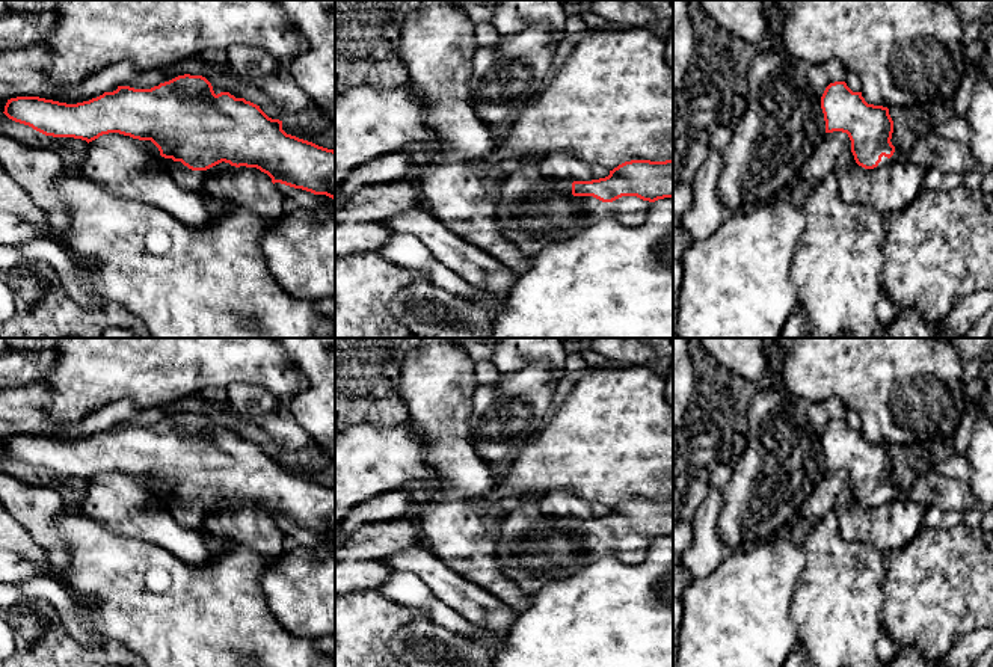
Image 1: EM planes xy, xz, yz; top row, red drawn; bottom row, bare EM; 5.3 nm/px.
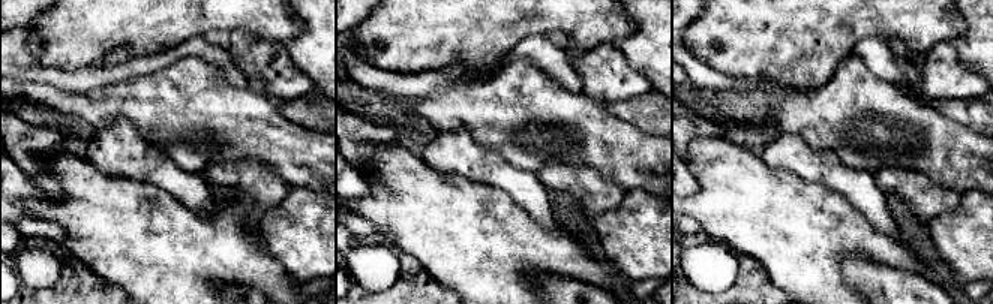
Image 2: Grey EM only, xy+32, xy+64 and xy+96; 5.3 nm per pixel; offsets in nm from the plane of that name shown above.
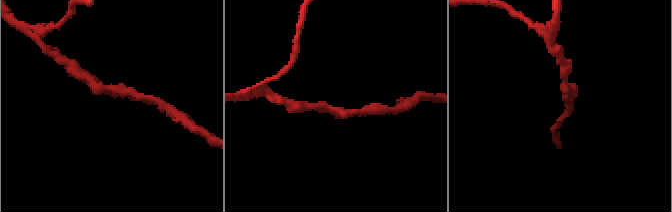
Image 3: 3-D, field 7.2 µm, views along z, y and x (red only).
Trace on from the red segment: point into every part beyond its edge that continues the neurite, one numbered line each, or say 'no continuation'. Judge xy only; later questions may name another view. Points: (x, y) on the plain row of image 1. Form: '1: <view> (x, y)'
1: xy (193, 518)

